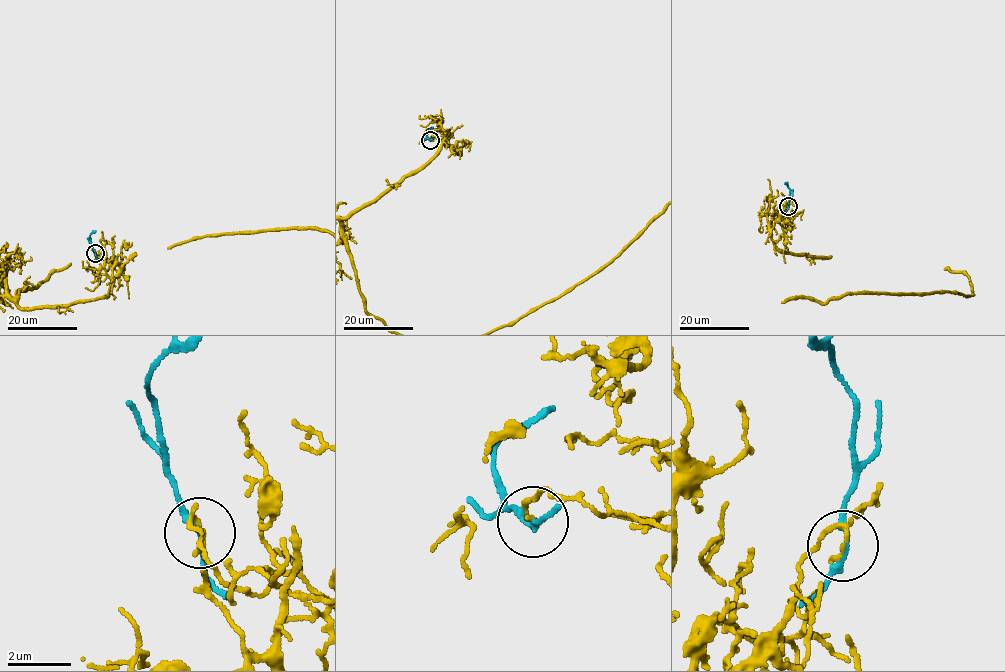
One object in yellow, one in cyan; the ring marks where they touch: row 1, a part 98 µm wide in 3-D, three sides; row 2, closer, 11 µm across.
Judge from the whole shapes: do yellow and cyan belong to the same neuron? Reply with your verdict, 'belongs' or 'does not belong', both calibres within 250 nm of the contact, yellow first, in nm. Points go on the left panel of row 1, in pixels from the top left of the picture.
does not belong | 170/180 nm

